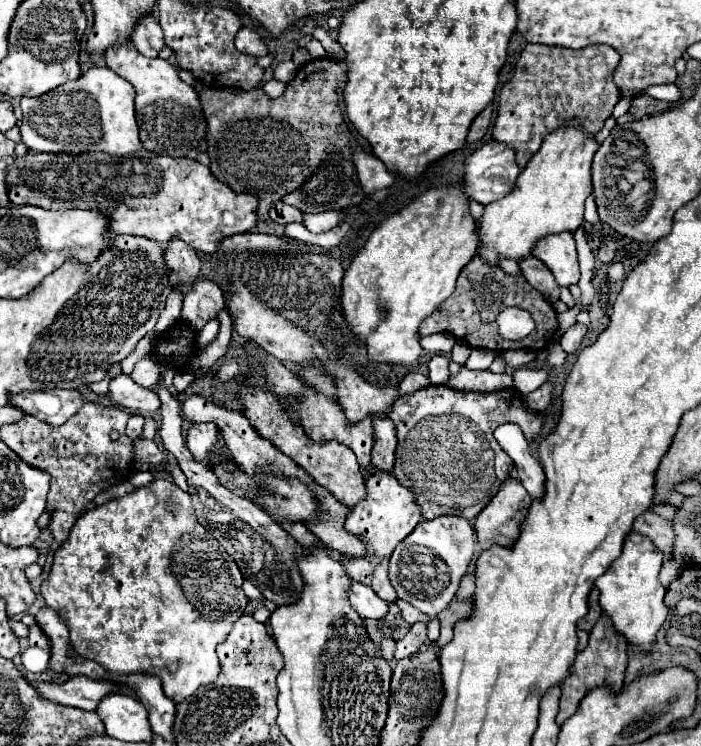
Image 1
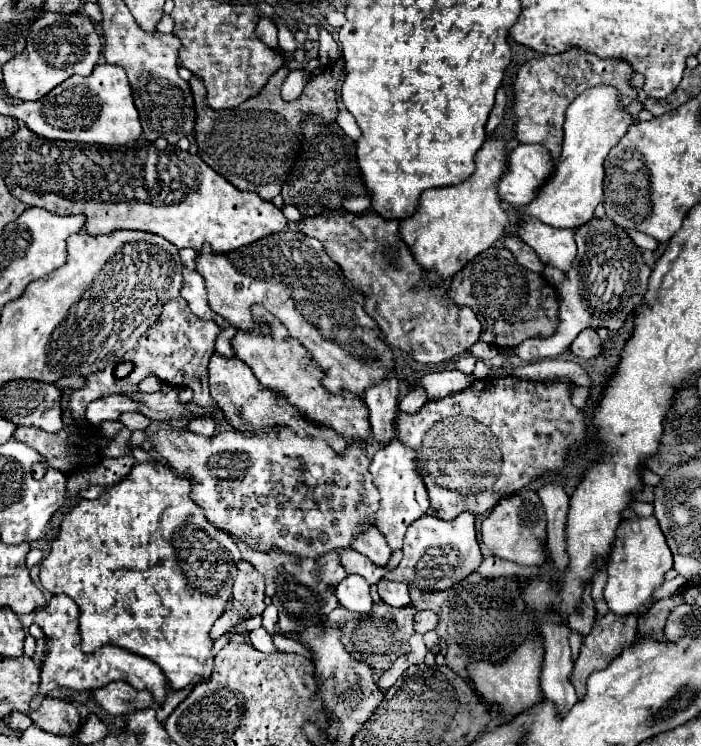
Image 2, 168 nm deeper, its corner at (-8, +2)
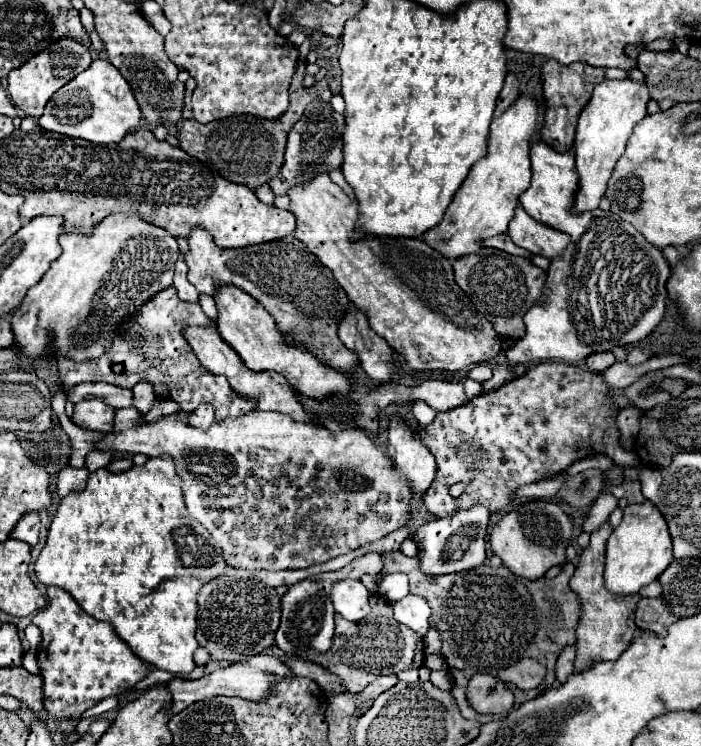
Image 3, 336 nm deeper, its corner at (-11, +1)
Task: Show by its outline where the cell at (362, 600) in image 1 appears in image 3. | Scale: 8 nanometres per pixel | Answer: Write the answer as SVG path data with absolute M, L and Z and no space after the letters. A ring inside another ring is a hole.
M343 579L333 585L331 603L349 621L359 621L369 613L369 591L359 579Z

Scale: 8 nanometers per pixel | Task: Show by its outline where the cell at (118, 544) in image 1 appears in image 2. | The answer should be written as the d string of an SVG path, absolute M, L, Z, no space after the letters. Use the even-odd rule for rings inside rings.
M146 462L146 464L138 464L130 470L130 474L116 486L106 488L106 492L96 498L96 500L80 500L76 506L72 506L64 520L62 520L62 528L58 538L50 544L50 554L48 558L42 560L42 570L40 570L40 582L42 586L52 592L52 594L66 594L70 596L78 608L80 608L80 636L82 636L82 650L86 654L96 652L100 646L118 646L124 650L130 650L138 656L144 656L148 660L152 660L154 664L158 664L162 668L162 672L166 674L170 688L172 690L182 690L186 686L190 686L192 682L202 682L208 680L210 674L214 672L214 656L212 656L212 638L210 638L210 630L214 626L214 622L220 618L220 614L226 610L226 606L232 600L232 586L234 586L234 578L238 574L238 562L240 558L240 550L234 544L234 540L214 528L212 524L208 524L208 520L204 518L204 512L200 510L200 506L190 498L190 488L192 484L186 478L176 476L166 464L160 462Z

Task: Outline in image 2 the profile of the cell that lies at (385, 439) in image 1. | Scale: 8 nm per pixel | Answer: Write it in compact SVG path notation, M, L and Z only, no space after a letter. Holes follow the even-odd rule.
M390 374L386 382L370 386L364 392L364 402L370 410L372 434L378 444L386 446L396 438L394 416L398 412L398 380L396 374Z

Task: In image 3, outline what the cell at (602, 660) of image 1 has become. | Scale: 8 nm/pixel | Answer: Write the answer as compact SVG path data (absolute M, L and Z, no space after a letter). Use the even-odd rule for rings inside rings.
M605 521L597 531L591 533L591 545L581 553L579 565L575 569L575 575L569 581L571 591L579 597L581 603L581 617L577 625L577 659L575 659L575 671L581 673L589 669L597 661L617 659L633 641L635 637L635 607L639 601L639 595L613 595L605 589L603 581L603 567L605 567L605 543L611 535L613 527L609 521Z

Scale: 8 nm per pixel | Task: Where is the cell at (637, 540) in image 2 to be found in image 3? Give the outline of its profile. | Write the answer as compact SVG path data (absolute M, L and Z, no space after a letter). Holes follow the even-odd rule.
M651 501L627 505L621 523L613 529L607 541L607 561L605 561L607 589L611 589L611 593L639 593L639 589L655 581L671 561L673 561L673 545L661 511Z

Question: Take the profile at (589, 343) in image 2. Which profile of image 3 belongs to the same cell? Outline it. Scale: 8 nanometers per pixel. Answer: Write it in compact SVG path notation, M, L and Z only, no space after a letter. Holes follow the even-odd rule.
M595 353L595 355L587 357L585 363L591 373L603 373L605 369L609 369L615 363L615 357L613 357L613 353Z

